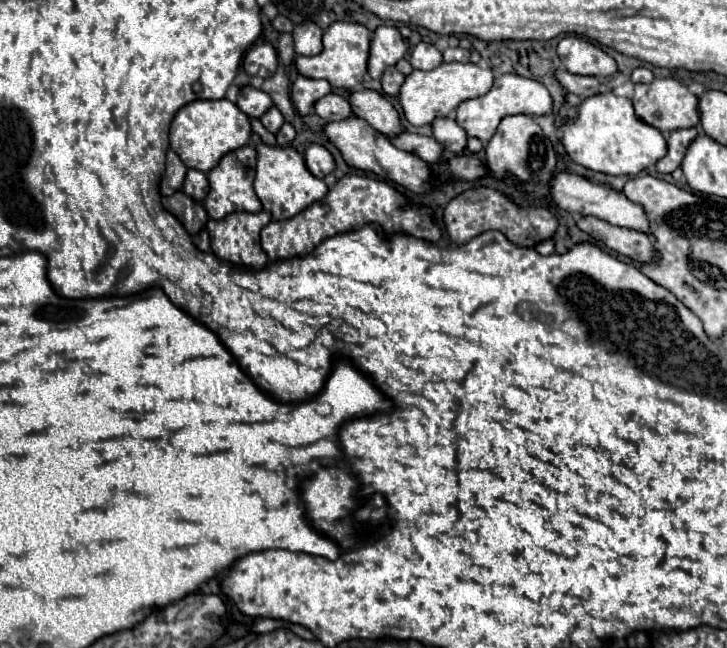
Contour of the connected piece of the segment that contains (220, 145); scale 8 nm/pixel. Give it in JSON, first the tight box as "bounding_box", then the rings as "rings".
{"bounding_box":[169,98,251,172],"rings":[[[227,98],[221,100],[195,100],[185,104],[171,122],[169,142],[171,148],[181,156],[187,168],[209,172],[223,154],[237,150],[249,142],[251,124],[249,118]]]}

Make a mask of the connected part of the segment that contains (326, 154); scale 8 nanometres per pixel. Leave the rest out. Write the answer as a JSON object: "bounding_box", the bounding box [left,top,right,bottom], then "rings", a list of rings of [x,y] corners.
{"bounding_box":[305,144,335,178],"rings":[[[311,144],[305,150],[305,164],[311,170],[311,174],[315,174],[317,178],[325,178],[335,168],[331,152],[321,144]]]}

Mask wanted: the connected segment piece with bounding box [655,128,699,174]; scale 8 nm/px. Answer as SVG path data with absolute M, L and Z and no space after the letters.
M681 128L681 130L673 130L667 136L667 154L655 164L657 172L663 174L671 174L677 166L681 166L683 154L687 150L687 146L691 144L691 140L697 136L697 128Z

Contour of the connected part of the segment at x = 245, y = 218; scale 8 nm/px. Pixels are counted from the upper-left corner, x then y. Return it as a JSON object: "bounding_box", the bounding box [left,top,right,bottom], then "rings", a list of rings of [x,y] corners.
{"bounding_box":[207,210,271,268],"rings":[[[261,210],[261,212],[233,212],[229,216],[225,216],[223,220],[209,220],[207,222],[207,230],[211,236],[211,250],[213,254],[223,260],[223,262],[231,262],[235,266],[247,266],[247,268],[263,268],[269,258],[265,254],[265,250],[261,248],[259,242],[259,232],[265,224],[271,222],[271,214]]]}

